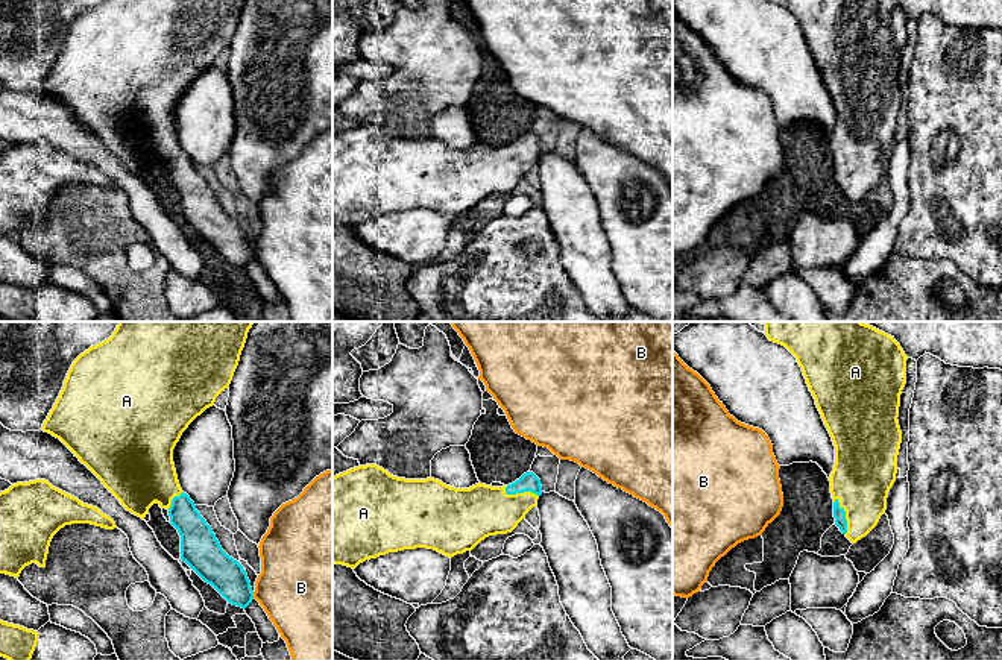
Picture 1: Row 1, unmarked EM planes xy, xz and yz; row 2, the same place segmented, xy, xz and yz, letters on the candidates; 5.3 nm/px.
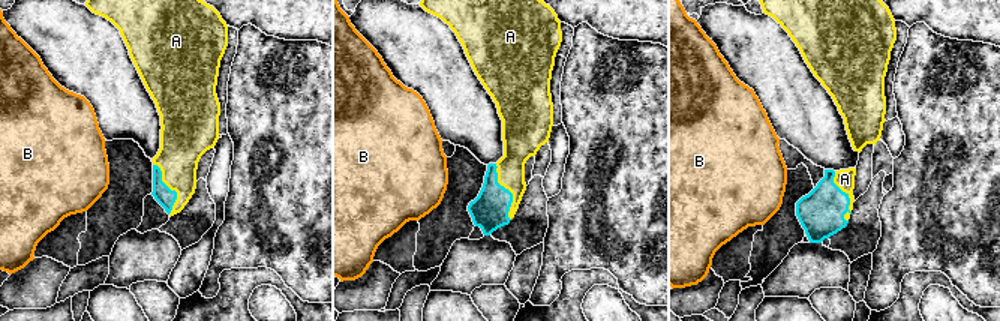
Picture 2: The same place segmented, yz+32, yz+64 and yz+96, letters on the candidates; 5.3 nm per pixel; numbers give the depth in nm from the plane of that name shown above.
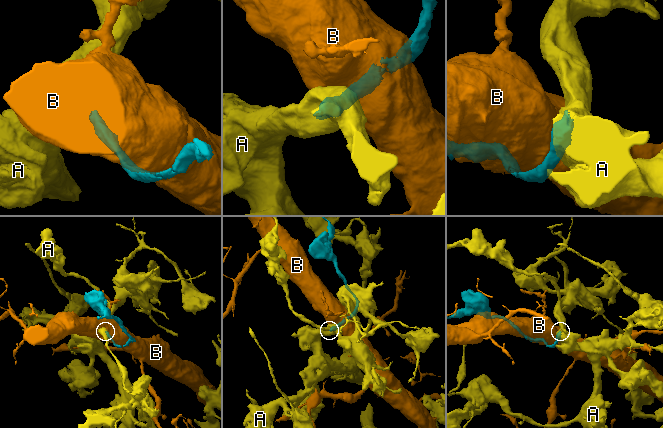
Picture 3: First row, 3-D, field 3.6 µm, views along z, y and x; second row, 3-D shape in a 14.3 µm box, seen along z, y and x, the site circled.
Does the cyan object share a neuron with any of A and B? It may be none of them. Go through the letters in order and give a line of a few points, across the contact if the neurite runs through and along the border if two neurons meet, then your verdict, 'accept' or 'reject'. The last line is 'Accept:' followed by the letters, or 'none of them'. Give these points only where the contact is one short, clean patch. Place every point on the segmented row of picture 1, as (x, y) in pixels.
A: line yz (838, 513), (844, 516), (860, 499), (863, 474); accept
B: reject
Accept: A

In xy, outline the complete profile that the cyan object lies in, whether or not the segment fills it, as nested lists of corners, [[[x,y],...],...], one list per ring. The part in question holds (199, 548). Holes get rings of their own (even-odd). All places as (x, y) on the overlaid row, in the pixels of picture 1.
[[[118,322],[112,335],[91,346],[71,364],[64,387],[43,423],[43,431],[59,438],[132,514],[144,520],[156,502],[165,508],[181,536],[181,560],[229,604],[246,608],[254,592],[243,566],[220,546],[194,502],[182,492],[173,449],[188,425],[229,387],[254,322]]]

